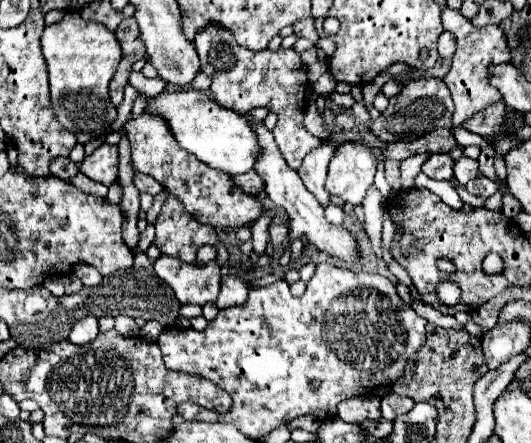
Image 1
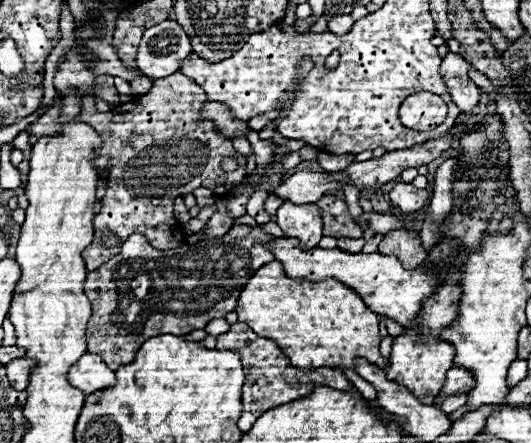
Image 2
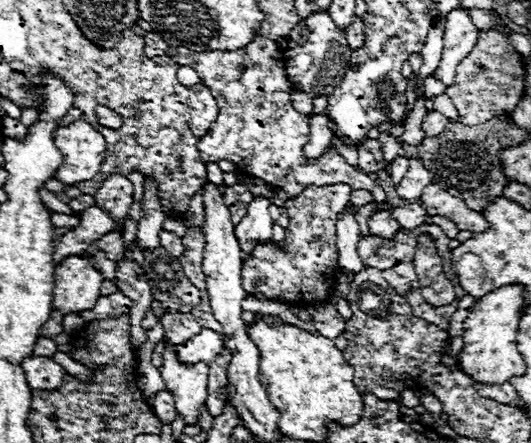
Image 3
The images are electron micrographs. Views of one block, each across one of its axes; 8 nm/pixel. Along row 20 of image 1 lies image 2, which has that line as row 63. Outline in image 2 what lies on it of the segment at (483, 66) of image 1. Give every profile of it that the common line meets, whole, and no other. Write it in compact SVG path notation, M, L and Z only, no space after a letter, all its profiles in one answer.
M448 54L440 66L442 78L450 90L452 102L462 112L472 110L480 100L480 92L476 84L468 78L468 70L470 70L470 62L464 60L460 54Z

